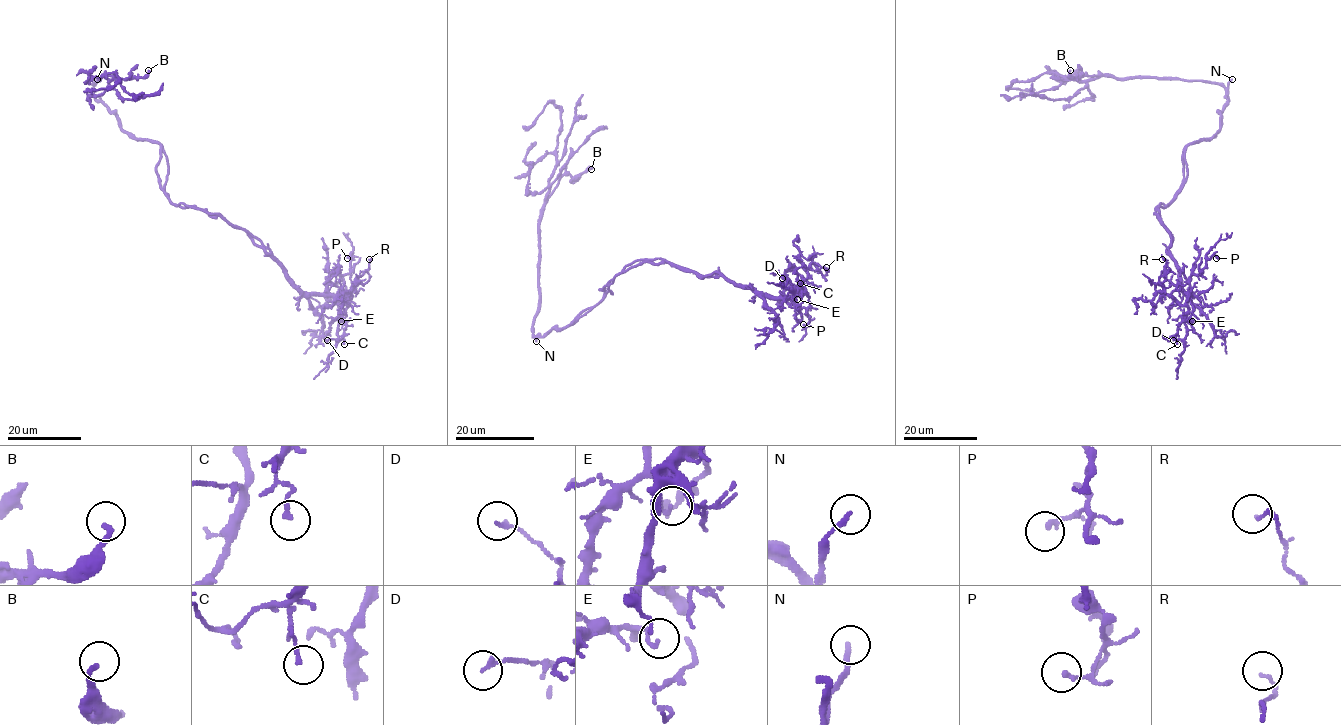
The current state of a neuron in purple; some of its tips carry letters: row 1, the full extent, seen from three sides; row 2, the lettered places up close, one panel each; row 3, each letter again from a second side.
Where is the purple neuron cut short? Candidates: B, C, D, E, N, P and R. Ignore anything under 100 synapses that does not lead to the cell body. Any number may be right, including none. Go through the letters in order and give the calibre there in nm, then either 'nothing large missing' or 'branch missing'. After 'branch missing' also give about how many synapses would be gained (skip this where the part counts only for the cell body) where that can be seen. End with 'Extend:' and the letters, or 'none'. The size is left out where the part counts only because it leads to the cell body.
B: 190 nm thick; nothing large missing
C: 160 nm thick; nothing large missing
D: 160 nm thick; nothing large missing
E: 140 nm thick; nothing large missing
N: 180 nm thick; branch missing
P: 170 nm thick; nothing large missing
R: 100 nm thick; nothing large missing
Extend: N

